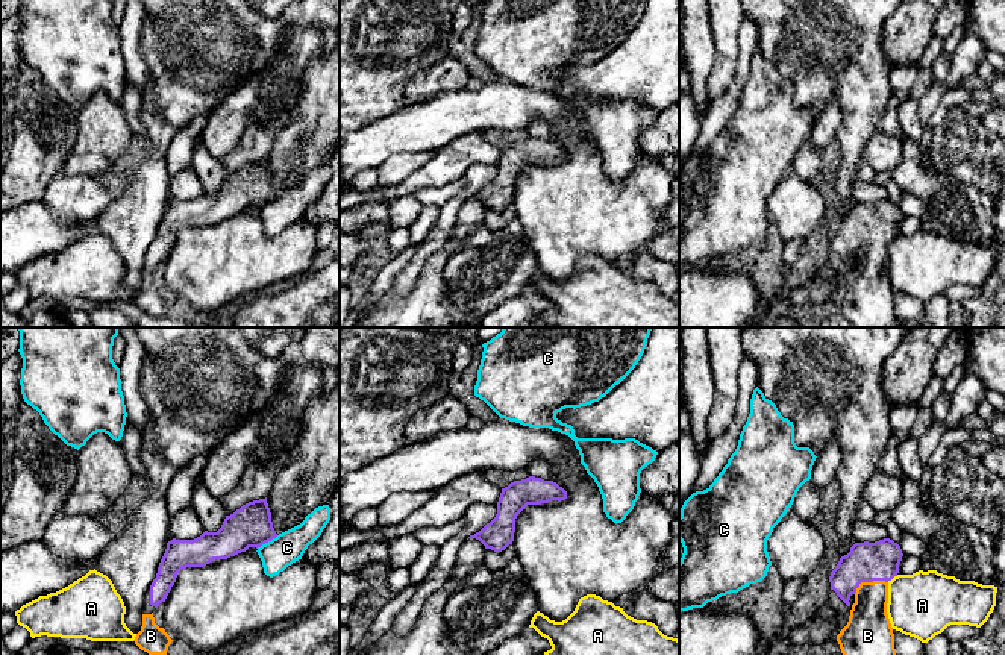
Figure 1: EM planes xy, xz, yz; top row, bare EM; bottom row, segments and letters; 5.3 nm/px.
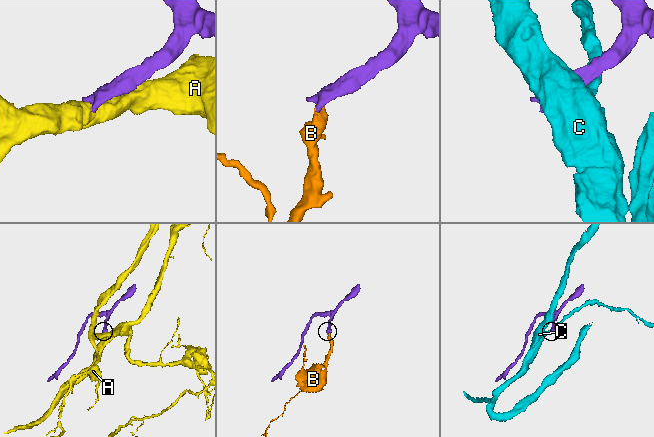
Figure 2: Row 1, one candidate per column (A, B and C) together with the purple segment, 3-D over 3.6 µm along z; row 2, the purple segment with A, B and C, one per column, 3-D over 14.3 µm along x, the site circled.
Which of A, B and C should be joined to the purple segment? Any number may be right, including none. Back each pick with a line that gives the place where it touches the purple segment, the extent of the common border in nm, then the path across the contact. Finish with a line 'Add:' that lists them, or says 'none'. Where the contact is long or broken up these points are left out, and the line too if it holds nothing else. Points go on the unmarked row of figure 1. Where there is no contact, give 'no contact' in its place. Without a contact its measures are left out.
B: meets purple in yz at (869, 241); contact 200 nm long
Add: B

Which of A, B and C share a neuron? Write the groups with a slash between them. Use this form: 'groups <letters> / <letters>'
groups A / B / C

